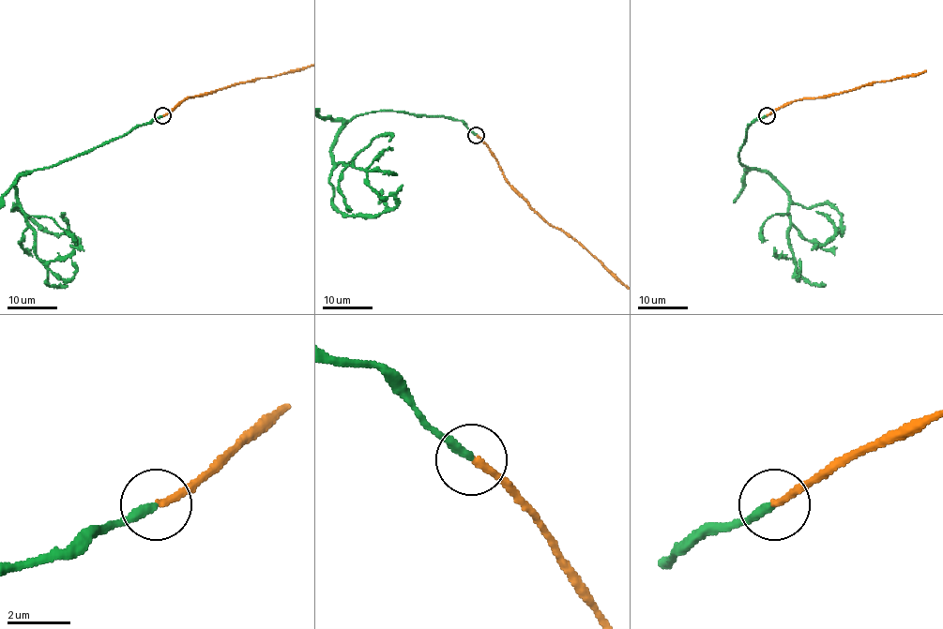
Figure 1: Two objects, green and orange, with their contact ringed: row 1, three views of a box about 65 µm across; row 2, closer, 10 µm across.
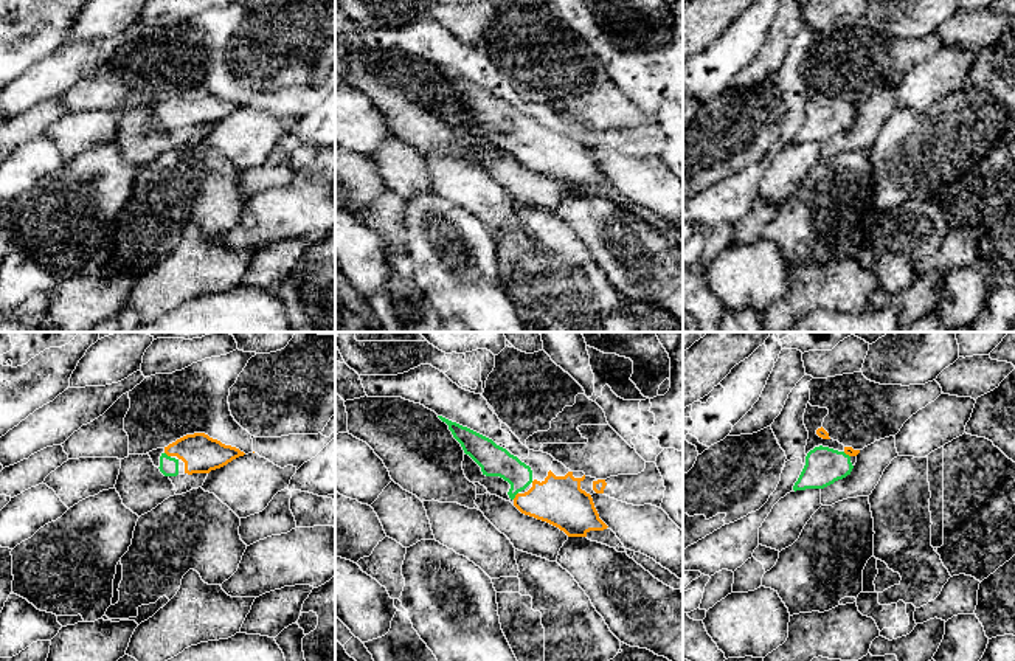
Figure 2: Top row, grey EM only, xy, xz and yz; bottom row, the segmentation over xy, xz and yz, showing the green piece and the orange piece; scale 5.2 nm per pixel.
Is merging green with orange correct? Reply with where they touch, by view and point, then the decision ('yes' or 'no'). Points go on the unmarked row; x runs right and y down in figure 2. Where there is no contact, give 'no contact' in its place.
meets green in xz at (516, 146); yes

